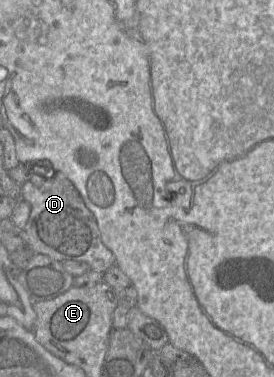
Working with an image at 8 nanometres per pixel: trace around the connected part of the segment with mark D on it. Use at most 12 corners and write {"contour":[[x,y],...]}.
{"contour":[[61,172],[21,185],[33,254],[105,273],[116,258]]}

